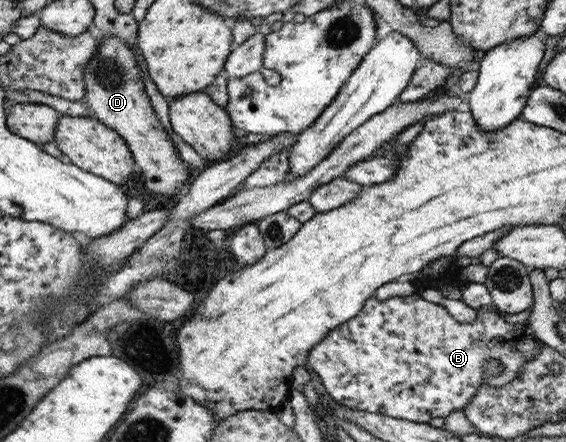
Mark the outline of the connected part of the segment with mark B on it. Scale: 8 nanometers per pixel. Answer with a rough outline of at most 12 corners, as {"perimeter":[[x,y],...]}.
{"perimeter":[[416,292],[365,302],[308,365],[339,404],[428,423],[486,361],[541,352],[527,318],[456,323]]}

